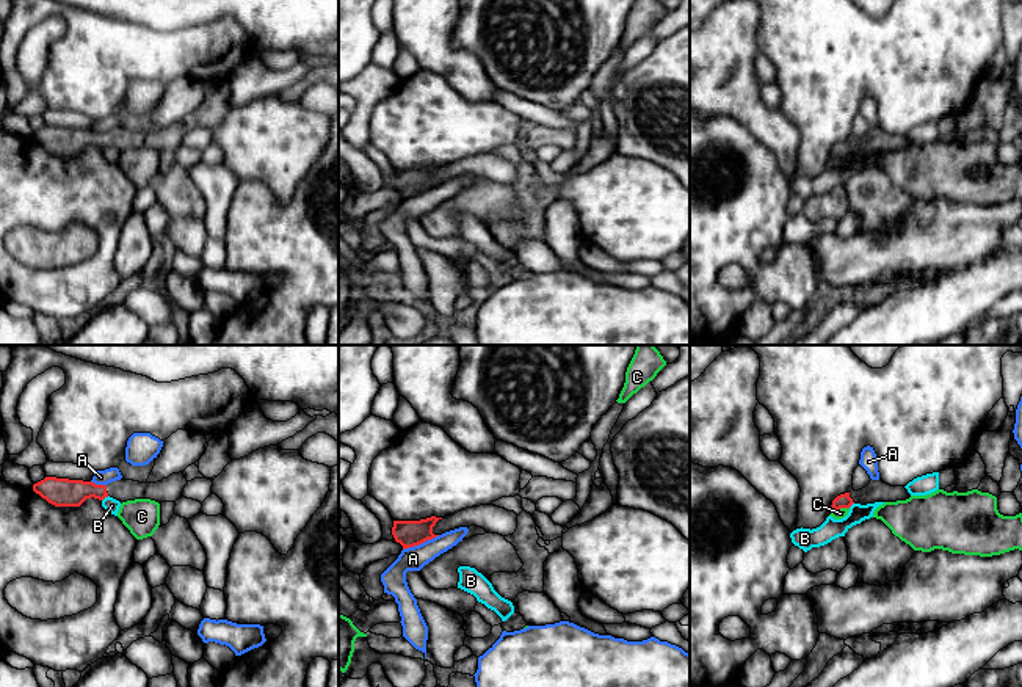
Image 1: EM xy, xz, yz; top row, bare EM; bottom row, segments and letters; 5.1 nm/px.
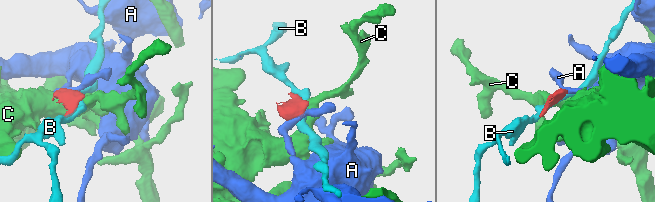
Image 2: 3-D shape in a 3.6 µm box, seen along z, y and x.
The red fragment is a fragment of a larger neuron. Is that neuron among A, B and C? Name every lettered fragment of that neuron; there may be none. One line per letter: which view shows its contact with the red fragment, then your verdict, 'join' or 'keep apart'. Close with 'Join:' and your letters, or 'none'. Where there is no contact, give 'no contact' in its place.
A: xz | keep apart
B: xy | keep apart
C: yz | keep apart
Join: none

